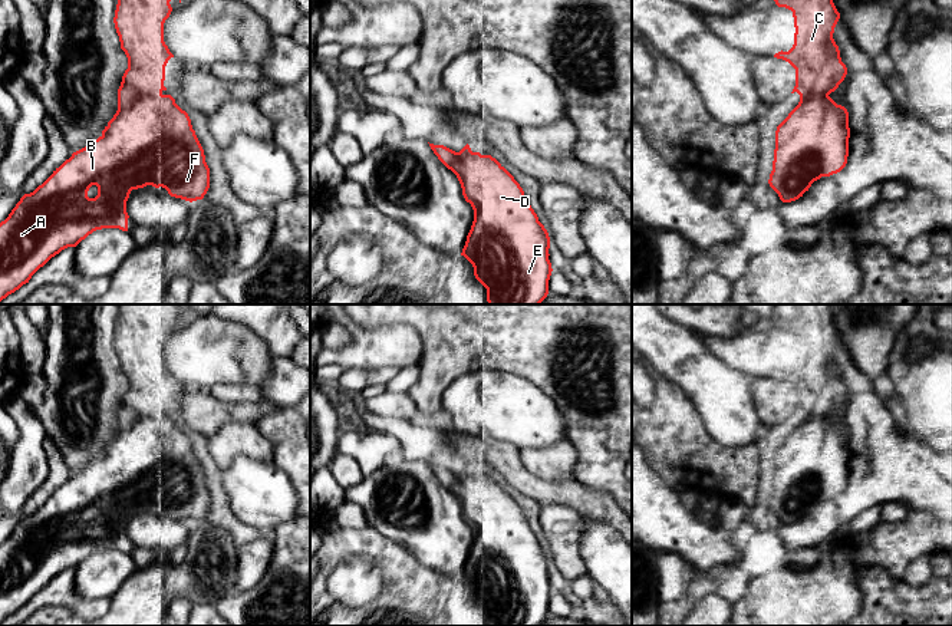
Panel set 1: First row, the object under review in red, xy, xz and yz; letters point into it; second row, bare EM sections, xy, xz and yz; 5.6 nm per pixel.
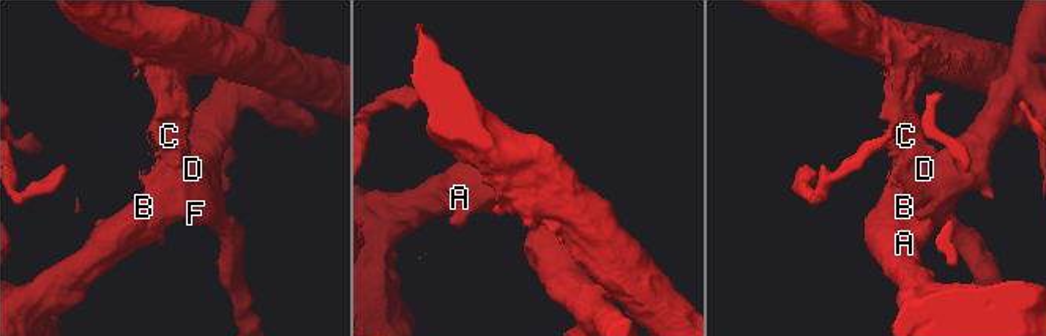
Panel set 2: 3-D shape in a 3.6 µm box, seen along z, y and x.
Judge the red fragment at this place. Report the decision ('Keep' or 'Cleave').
Cleave

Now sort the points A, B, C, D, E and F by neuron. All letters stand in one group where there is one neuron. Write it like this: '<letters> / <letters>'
A B D E F / C

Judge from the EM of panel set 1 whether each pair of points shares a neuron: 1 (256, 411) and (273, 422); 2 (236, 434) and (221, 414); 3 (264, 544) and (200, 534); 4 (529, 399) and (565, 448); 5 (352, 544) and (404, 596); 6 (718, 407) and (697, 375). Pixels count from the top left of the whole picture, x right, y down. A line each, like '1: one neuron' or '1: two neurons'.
1: two neurons
2: two neurons
3: two neurons
4: two neurons
5: one neuron
6: one neuron

